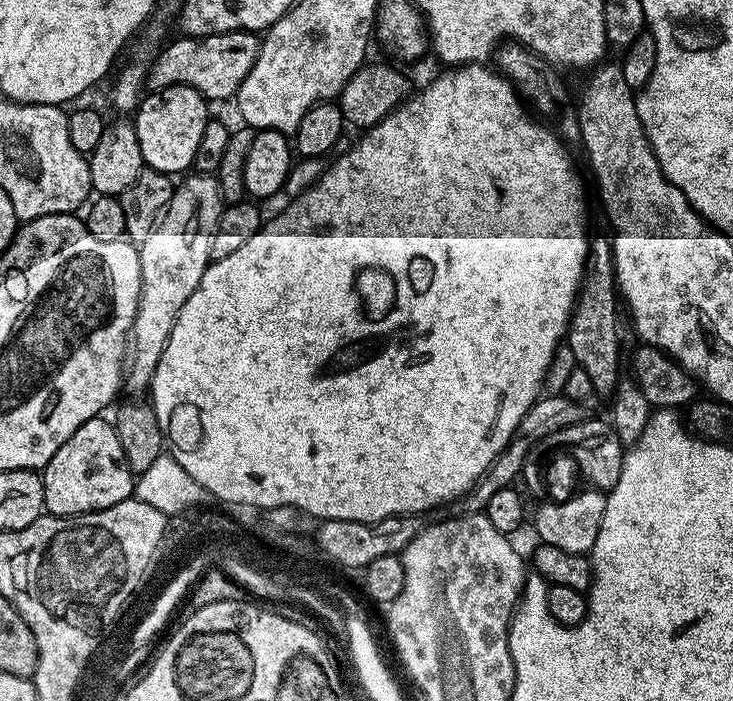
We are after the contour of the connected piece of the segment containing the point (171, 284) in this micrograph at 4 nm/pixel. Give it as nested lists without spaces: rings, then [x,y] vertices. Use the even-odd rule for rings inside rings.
[[[192,174],[184,179],[188,178],[181,184],[179,181],[160,223],[139,245],[142,286],[138,314],[130,333],[134,347],[126,372],[127,387],[132,387],[136,394],[149,391],[158,358],[162,358],[162,350],[170,338],[174,322],[210,263],[212,235],[216,233],[216,223],[222,211],[220,188],[212,174]]]

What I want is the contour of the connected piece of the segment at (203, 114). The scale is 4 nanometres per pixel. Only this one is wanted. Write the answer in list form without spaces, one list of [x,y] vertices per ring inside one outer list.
[[[170,86],[161,92],[148,92],[134,113],[138,146],[142,146],[145,165],[169,174],[187,173],[192,168],[198,142],[202,142],[202,130],[206,130],[210,119],[208,108],[209,101],[190,86]]]

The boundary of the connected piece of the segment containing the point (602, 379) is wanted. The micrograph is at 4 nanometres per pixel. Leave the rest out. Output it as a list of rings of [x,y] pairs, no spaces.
[[[606,235],[591,241],[590,259],[584,274],[584,283],[576,302],[576,309],[572,312],[572,320],[568,323],[566,346],[574,354],[578,367],[586,370],[590,377],[590,386],[593,393],[615,393],[621,383],[620,377],[620,312],[622,316],[622,304],[618,299],[616,286],[616,266],[612,263],[612,242]]]

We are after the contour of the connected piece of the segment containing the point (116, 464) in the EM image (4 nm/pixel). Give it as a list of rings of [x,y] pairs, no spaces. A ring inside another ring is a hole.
[[[97,418],[78,426],[74,434],[50,458],[48,465],[42,470],[44,479],[44,507],[53,516],[81,516],[87,512],[106,510],[118,502],[129,499],[134,492],[134,473],[126,462],[126,454],[122,454],[122,442],[118,442],[118,434],[111,423],[104,418]]]

